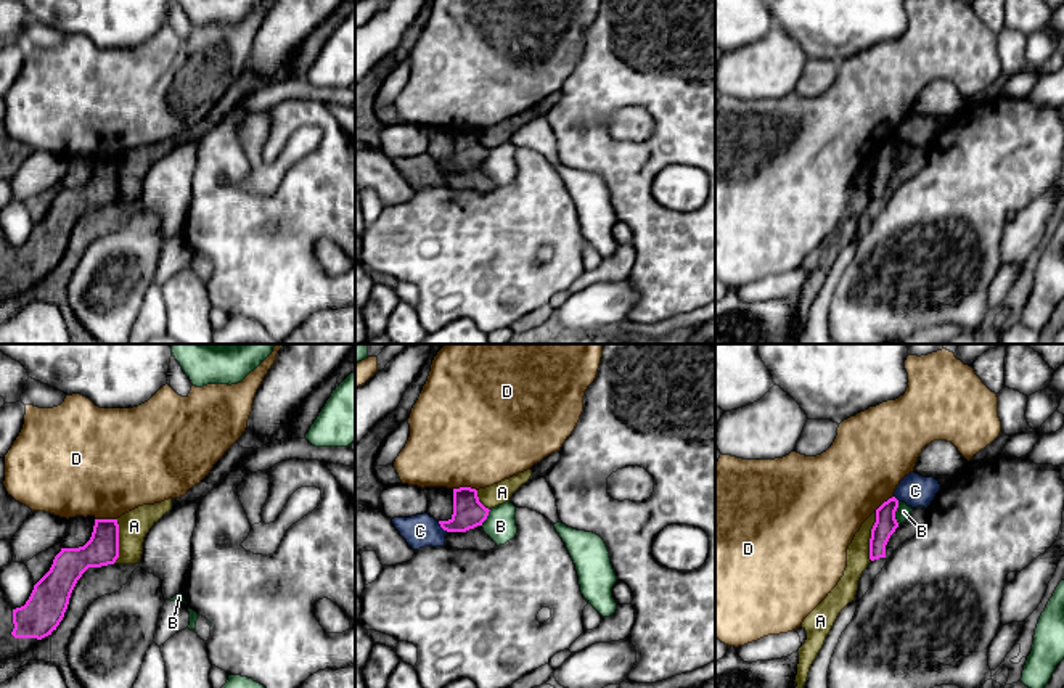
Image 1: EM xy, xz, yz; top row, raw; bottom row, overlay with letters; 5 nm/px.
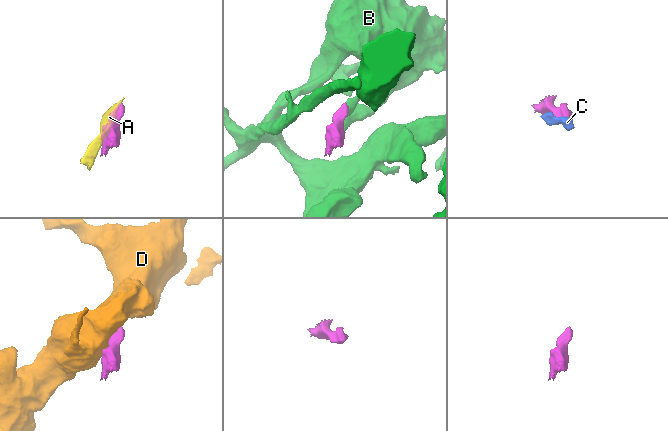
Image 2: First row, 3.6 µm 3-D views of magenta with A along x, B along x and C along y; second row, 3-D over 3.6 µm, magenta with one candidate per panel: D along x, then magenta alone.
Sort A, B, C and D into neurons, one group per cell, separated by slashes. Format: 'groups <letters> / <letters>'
groups A / B / C / D

